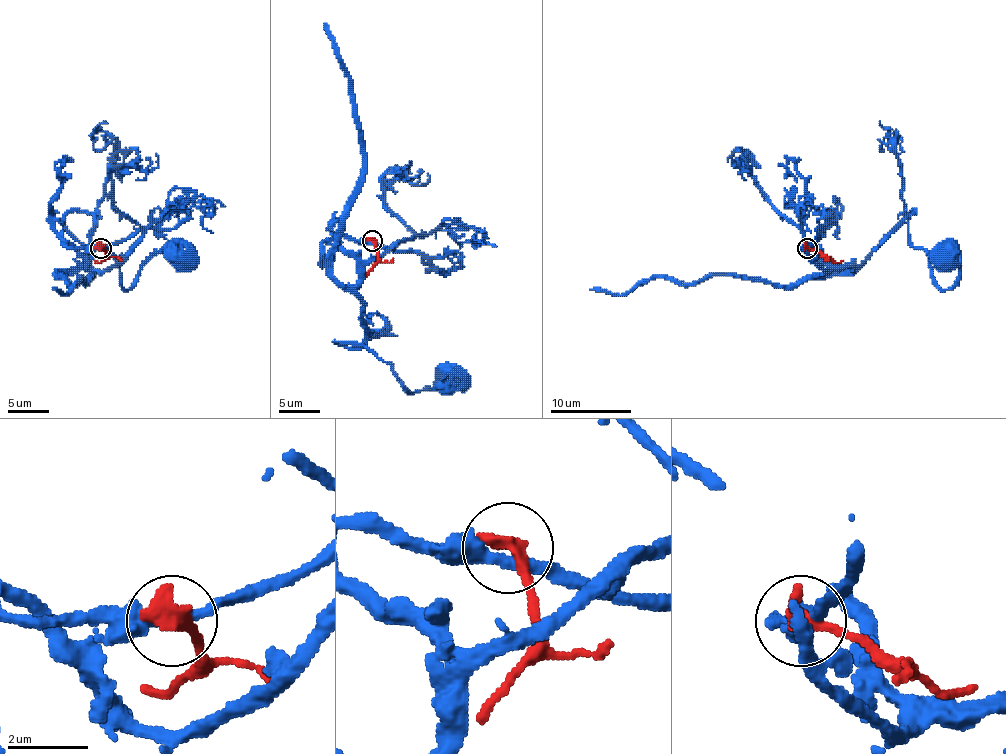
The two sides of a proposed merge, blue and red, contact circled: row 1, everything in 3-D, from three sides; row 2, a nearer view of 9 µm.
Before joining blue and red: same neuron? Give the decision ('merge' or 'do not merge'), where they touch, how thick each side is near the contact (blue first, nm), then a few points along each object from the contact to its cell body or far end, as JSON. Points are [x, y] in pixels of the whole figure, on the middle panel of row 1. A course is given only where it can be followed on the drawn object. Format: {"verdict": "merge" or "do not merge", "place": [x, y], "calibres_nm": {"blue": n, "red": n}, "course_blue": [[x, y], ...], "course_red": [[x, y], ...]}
{"verdict": "do not merge", "place": [372, 240], "calibres_nm": {"blue": 360, "red": 480}, "course_blue": [[373, 242], [338, 238], [360, 264], [364, 341], [336, 341], [368, 347], [409, 392], [470, 376]], "course_red": [[373, 240], [377, 264], [366, 276]]}

